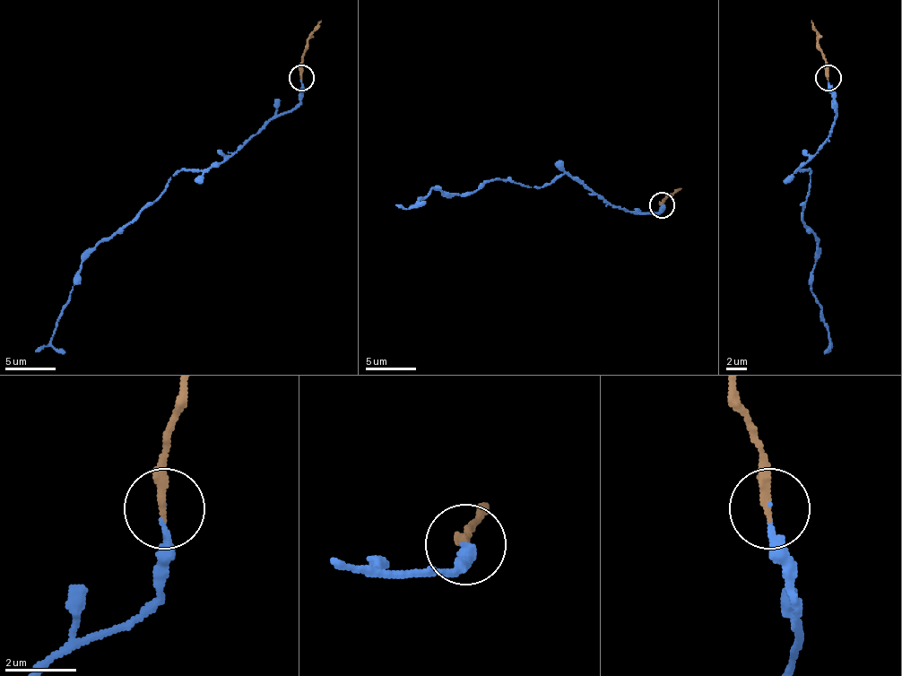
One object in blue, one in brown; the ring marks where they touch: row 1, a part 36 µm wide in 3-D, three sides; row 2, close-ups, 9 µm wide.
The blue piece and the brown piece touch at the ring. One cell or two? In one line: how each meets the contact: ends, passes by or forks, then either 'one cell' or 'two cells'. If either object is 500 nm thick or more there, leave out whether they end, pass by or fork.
blue ends; brown ends; one cell

